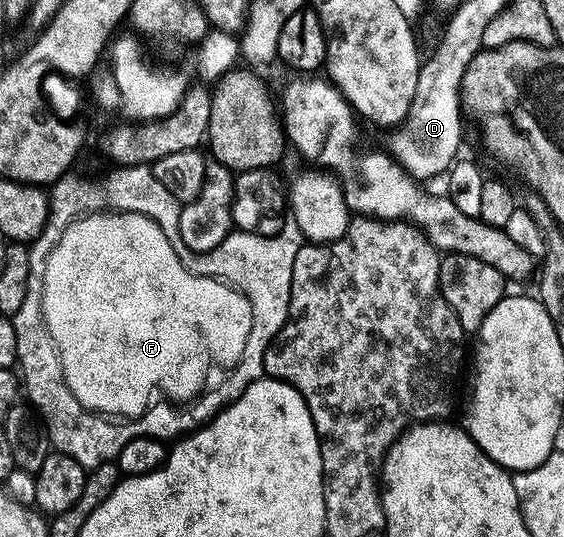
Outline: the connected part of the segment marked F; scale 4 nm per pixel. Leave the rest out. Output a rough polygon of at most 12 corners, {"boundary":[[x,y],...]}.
{"boundary":[[87,213],[46,258],[64,381],[107,417],[197,399],[252,305],[156,221]]}

